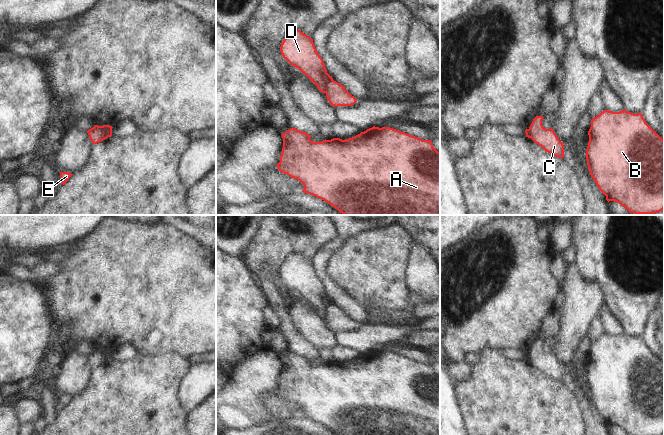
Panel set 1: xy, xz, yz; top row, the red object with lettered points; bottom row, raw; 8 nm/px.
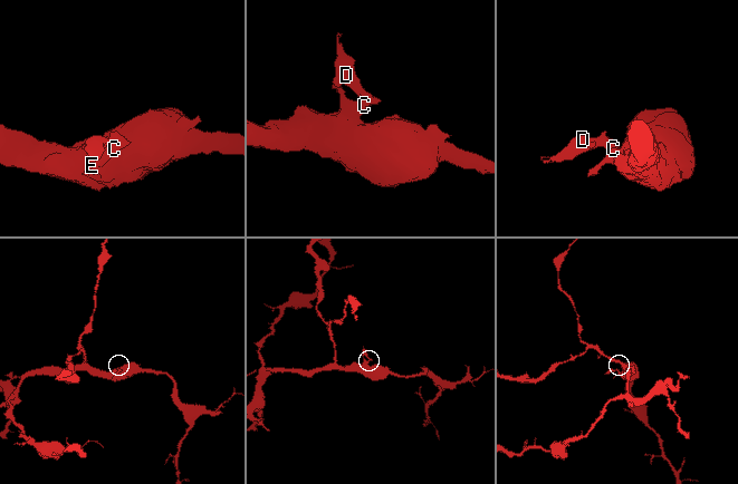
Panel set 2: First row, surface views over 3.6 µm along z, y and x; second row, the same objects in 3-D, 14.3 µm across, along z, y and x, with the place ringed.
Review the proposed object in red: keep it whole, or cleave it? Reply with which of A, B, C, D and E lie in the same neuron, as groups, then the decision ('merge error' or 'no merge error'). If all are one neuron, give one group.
A B C E / D; merge error

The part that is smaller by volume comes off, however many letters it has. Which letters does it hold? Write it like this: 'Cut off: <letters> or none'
Cut off: D

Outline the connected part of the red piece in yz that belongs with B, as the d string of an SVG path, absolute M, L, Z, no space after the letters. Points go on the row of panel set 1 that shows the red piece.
M604 110L592 118L586 160L591 177L606 200L619 203L630 213L653 214L664 209L664 140L646 123L641 113Z

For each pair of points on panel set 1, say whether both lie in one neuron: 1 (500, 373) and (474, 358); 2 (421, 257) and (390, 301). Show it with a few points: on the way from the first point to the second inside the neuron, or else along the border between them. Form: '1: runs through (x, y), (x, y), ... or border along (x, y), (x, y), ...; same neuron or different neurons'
1: border along (482, 353), (482, 359), (473, 366); different neurons
2: border along (411, 254), (411, 262), (407, 269), (410, 292); different neurons

